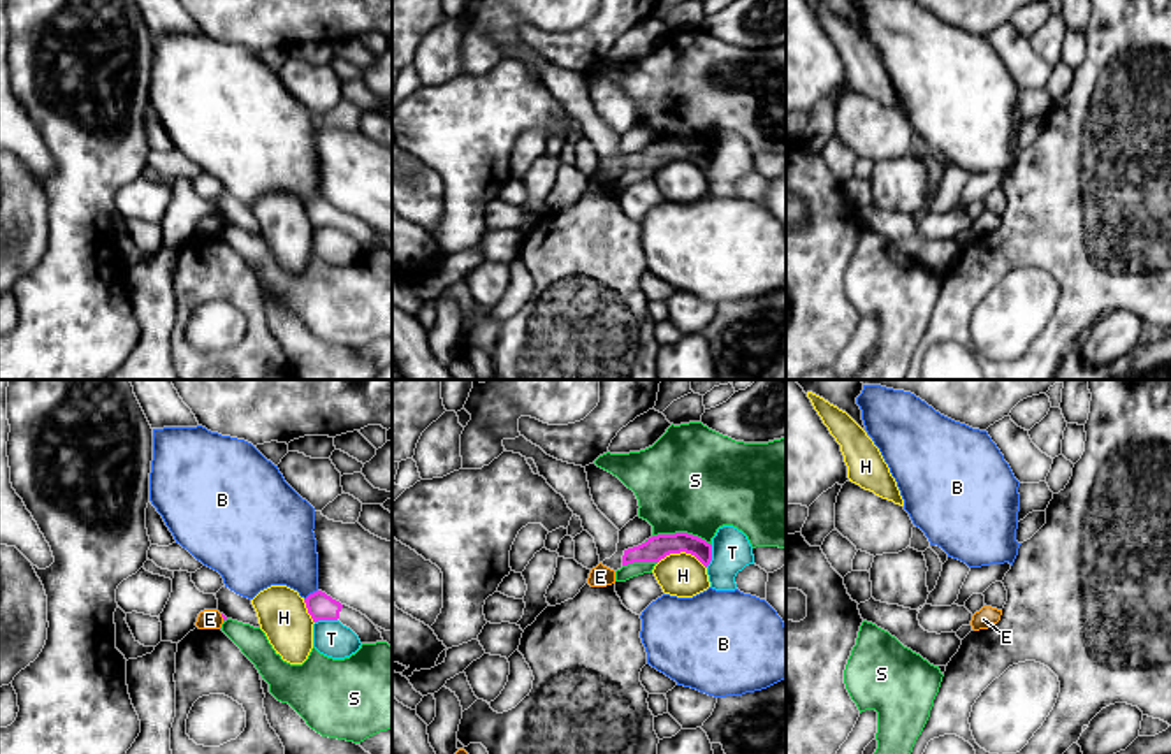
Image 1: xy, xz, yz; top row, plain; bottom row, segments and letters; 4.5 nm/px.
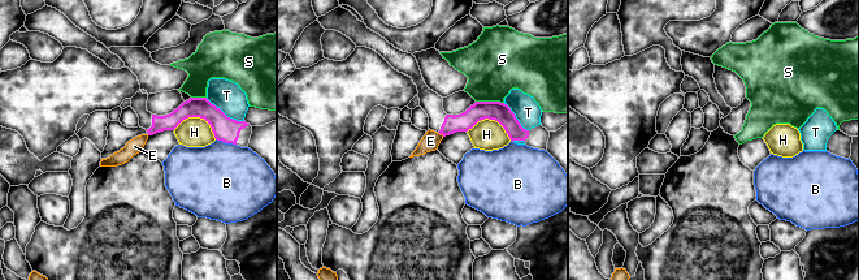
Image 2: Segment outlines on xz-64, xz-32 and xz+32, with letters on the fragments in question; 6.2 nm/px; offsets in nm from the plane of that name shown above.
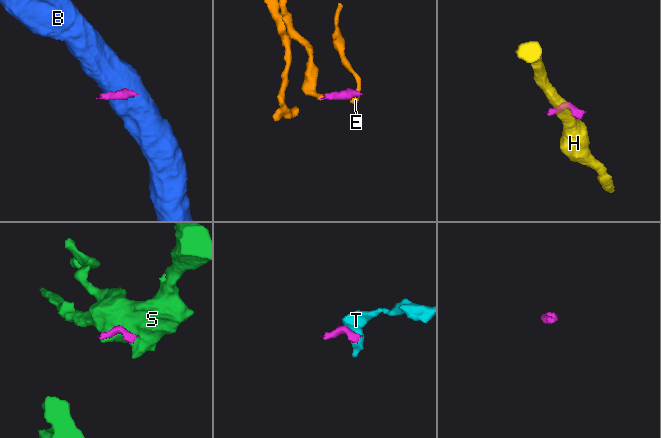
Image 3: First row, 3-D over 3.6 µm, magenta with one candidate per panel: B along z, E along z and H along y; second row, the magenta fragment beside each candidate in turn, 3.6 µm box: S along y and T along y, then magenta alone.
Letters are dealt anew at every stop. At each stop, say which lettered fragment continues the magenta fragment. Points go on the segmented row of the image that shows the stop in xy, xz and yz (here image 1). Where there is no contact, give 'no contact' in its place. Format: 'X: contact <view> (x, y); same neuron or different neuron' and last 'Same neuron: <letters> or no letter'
B: contact xy (310, 594); different neuron
E: contact xy (222, 616); different neuron
H: contact xz (683, 550); different neuron
S: contact xz (683, 533); different neuron
T: contact xy (326, 619); different neuron
Same neuron: no letter

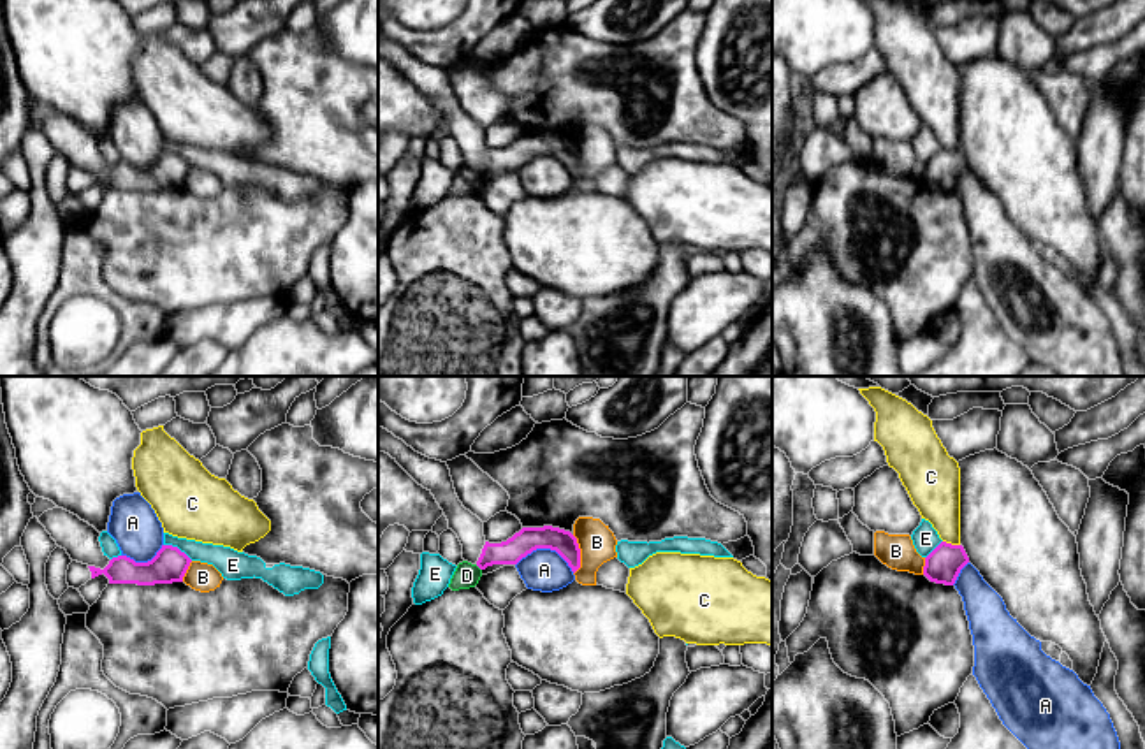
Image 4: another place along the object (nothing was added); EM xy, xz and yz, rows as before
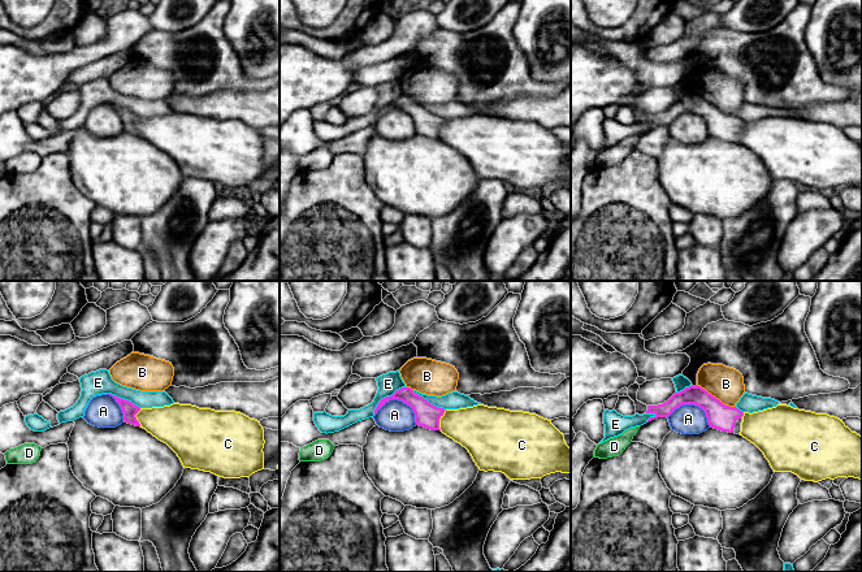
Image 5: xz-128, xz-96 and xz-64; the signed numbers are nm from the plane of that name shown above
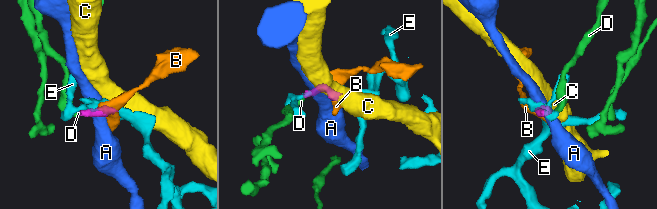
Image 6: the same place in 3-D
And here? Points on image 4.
A: contact xz (546, 547); different neuron
B: contact xz (579, 554); different neuron
C: contact yz (950, 544); different neuron
D: contact xz (479, 567); different neuron
E: contact xy (176, 547); different neuron
Same neuron: no letter

